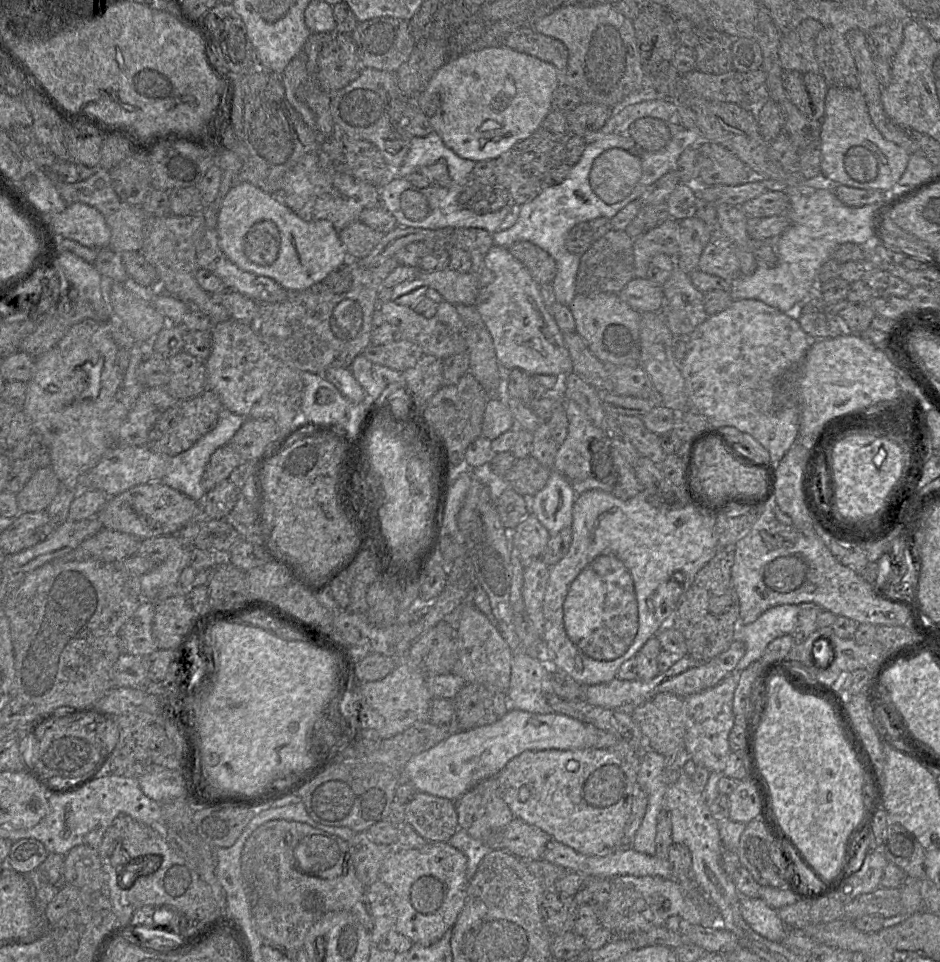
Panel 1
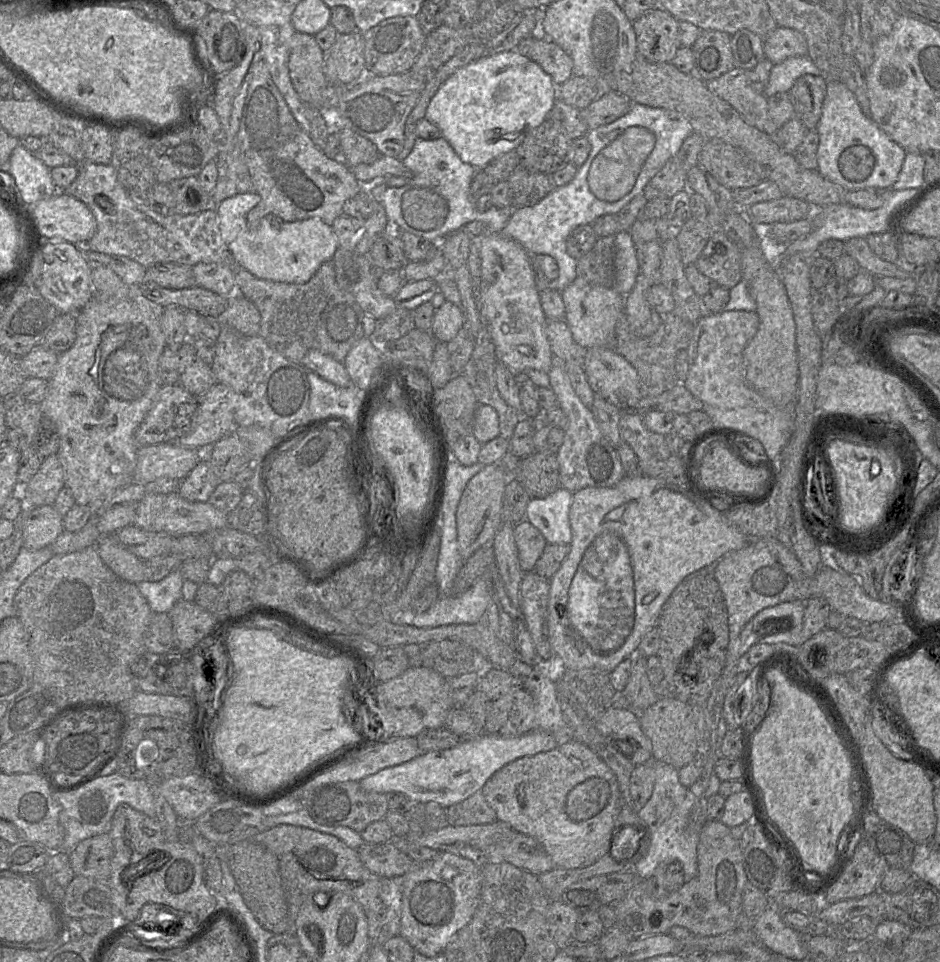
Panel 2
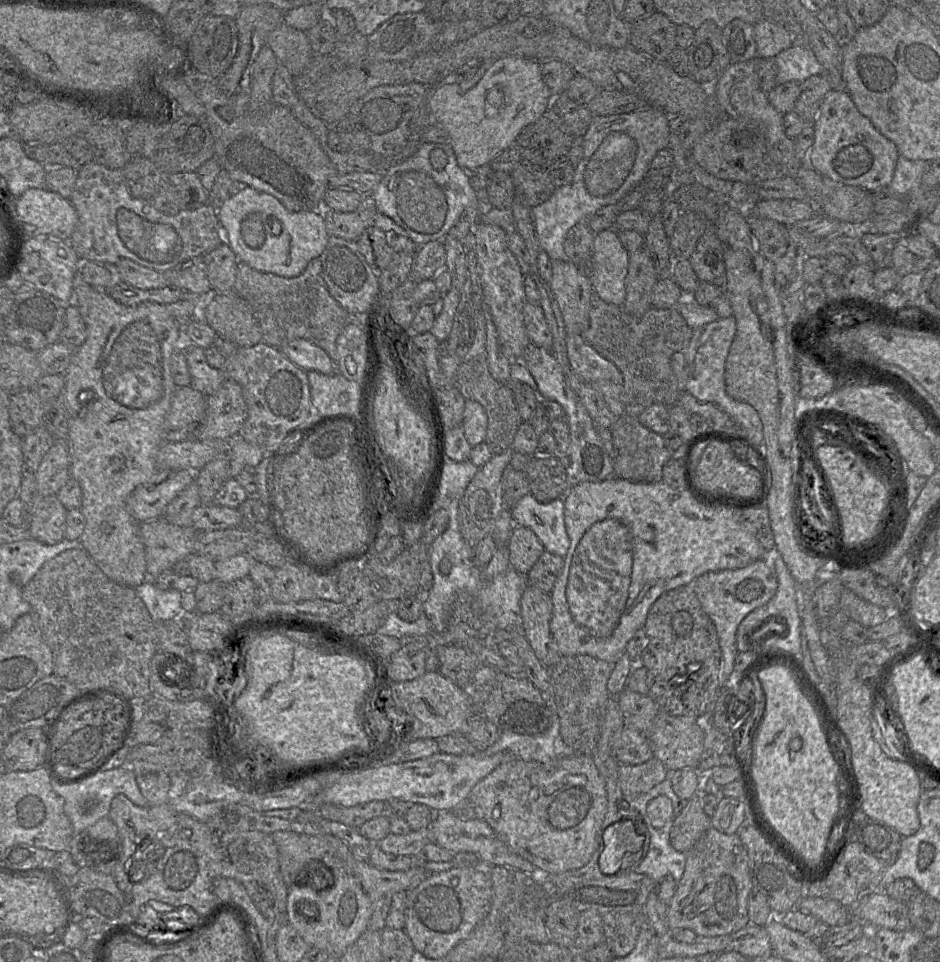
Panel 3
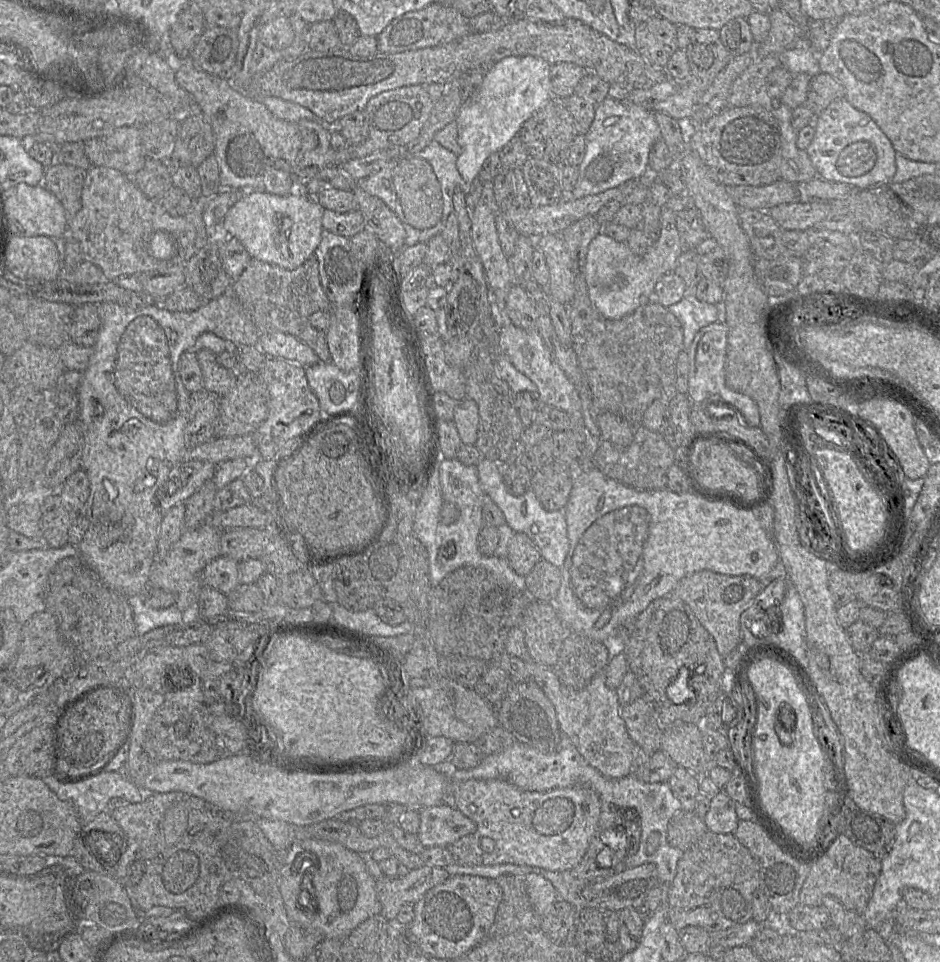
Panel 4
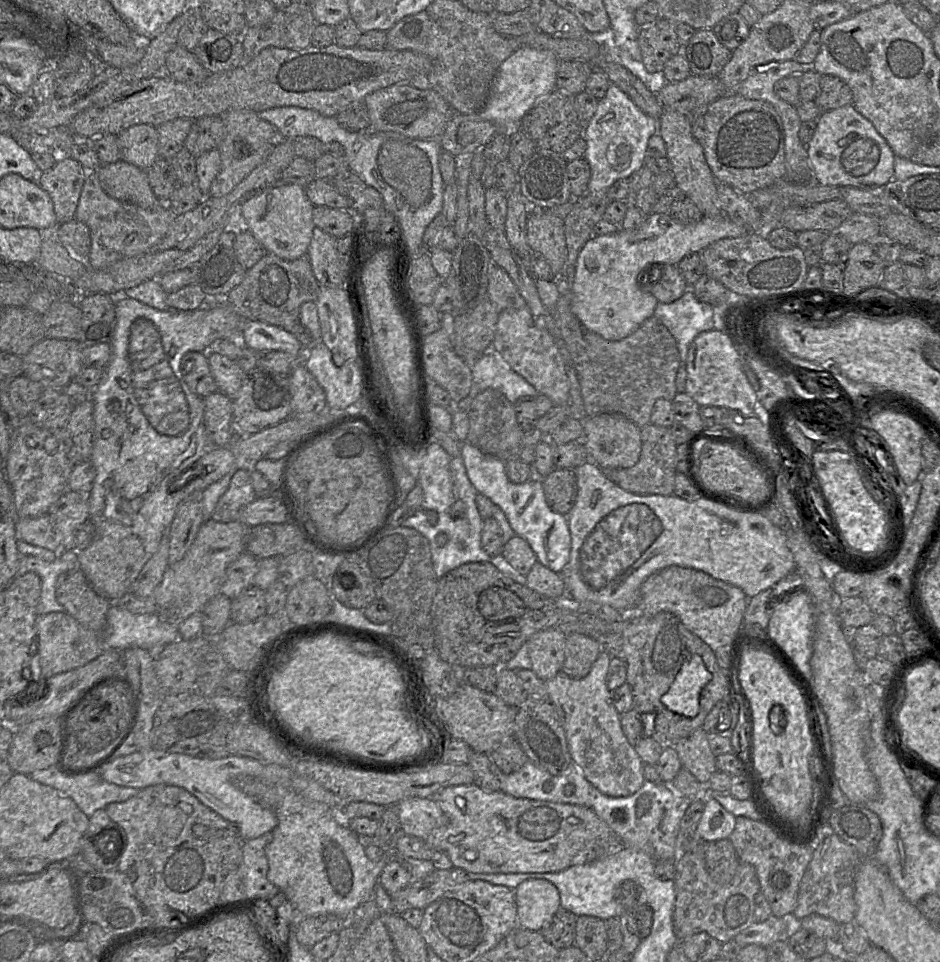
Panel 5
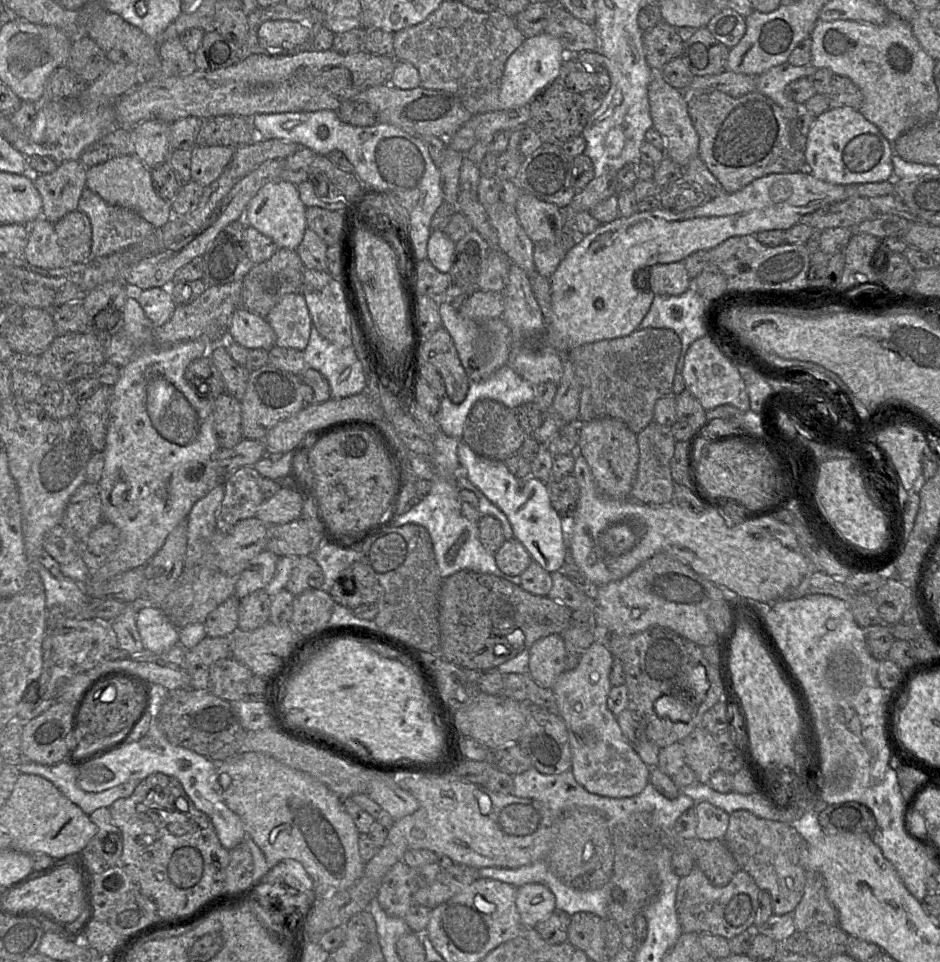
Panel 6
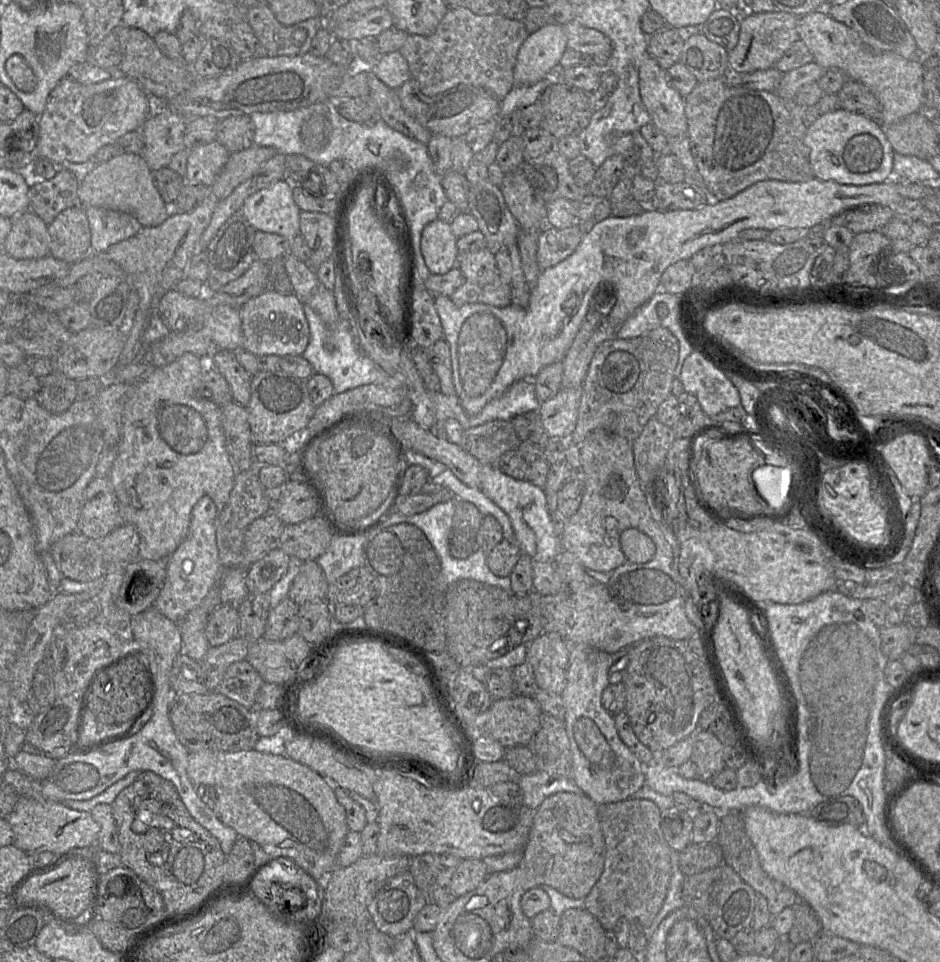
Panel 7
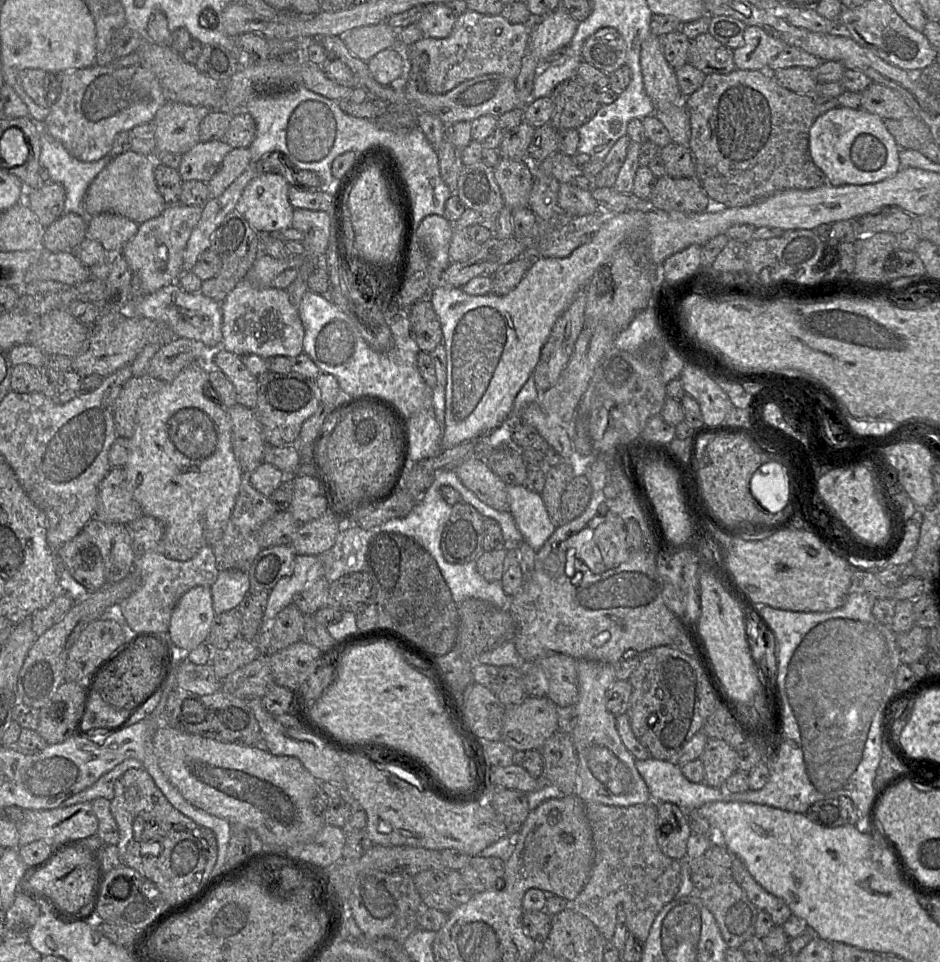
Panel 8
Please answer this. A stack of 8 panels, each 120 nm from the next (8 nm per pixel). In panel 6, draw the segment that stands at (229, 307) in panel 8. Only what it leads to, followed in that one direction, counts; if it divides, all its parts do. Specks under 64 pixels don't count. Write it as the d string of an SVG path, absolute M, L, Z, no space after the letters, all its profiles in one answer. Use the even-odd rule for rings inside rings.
M301 293L284 295L269 311L266 321L273 329L275 345L303 351L312 327L305 298Z

